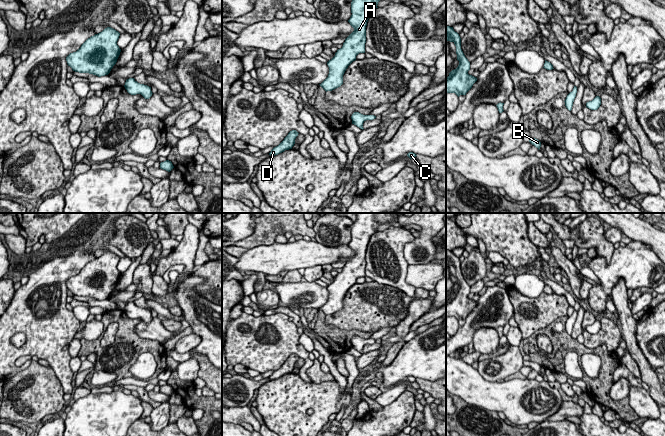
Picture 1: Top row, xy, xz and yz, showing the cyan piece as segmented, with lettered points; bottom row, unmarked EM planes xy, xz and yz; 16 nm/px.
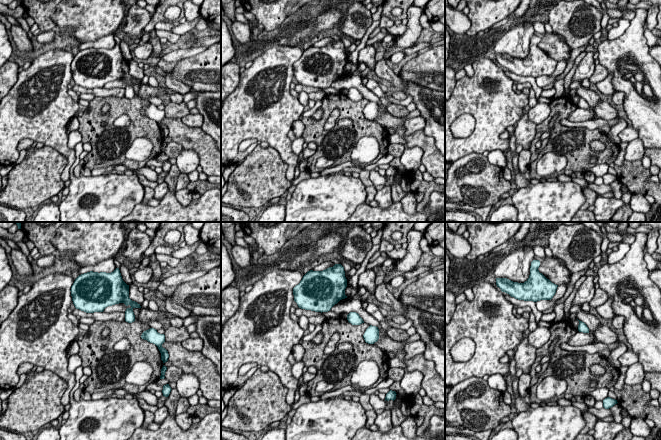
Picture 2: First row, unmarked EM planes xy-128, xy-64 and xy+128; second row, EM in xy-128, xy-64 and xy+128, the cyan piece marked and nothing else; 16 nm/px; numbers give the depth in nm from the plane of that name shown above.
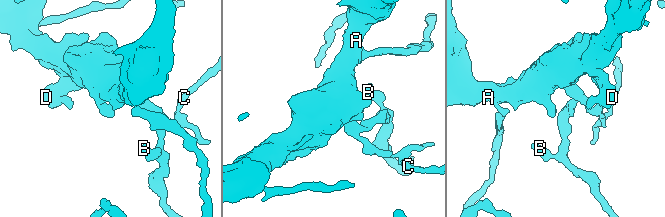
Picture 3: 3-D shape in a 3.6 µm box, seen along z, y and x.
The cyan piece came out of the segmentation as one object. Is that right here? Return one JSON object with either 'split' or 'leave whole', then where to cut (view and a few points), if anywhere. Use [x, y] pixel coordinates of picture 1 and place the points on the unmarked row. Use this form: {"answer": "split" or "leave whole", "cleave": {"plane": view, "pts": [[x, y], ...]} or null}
{"answer": "split", "cleave": {"plane": "xy", "pts": [[150, 314], [142, 319]]}}

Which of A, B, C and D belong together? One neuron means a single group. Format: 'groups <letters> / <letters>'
groups A C D / B

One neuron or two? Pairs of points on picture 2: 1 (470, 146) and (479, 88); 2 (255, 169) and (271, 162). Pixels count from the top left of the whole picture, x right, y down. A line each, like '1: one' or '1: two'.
1: one
2: one

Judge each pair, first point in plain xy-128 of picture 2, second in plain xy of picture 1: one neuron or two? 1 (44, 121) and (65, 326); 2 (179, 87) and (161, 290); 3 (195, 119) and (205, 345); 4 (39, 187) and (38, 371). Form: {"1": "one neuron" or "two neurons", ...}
{"1": "one neuron", "2": "one neuron", "3": "two neurons", "4": "one neuron"}

